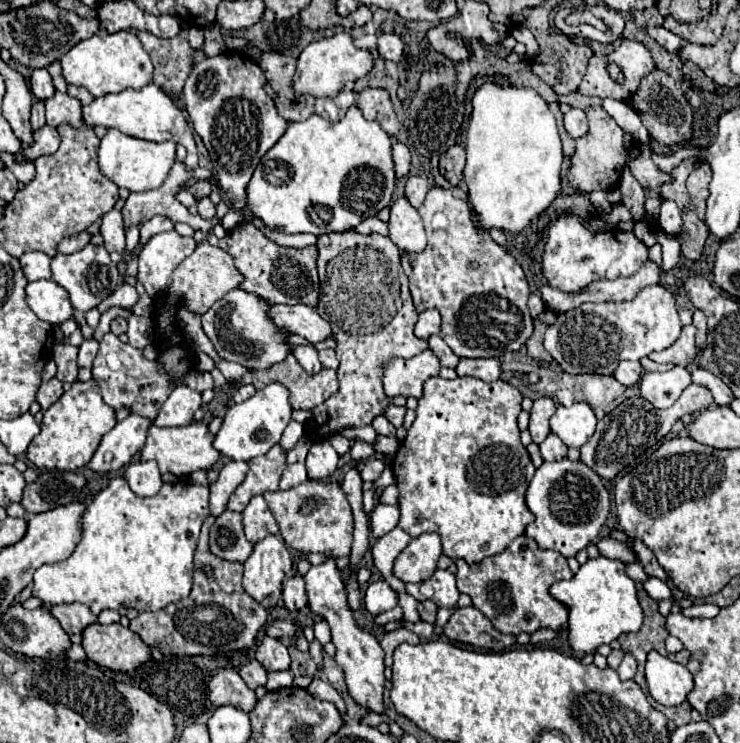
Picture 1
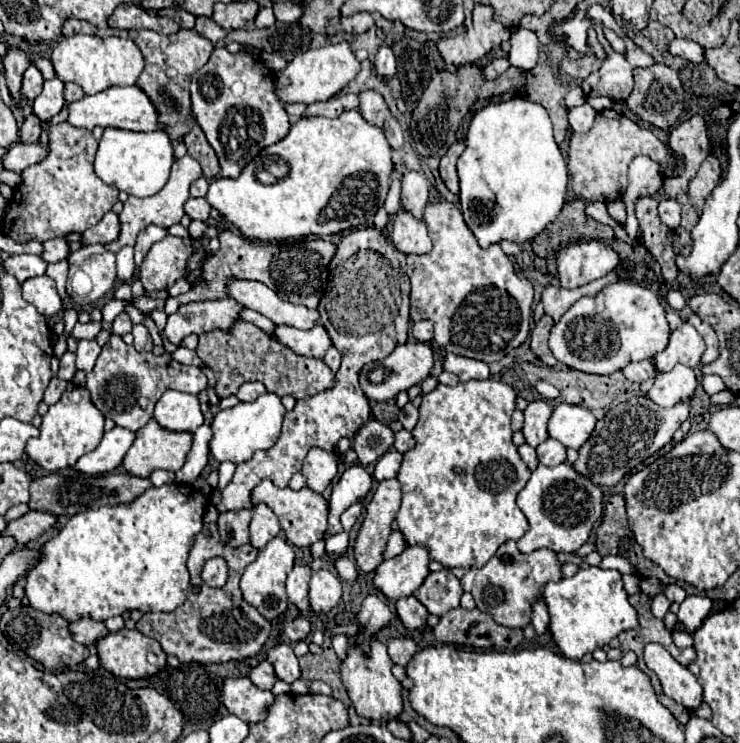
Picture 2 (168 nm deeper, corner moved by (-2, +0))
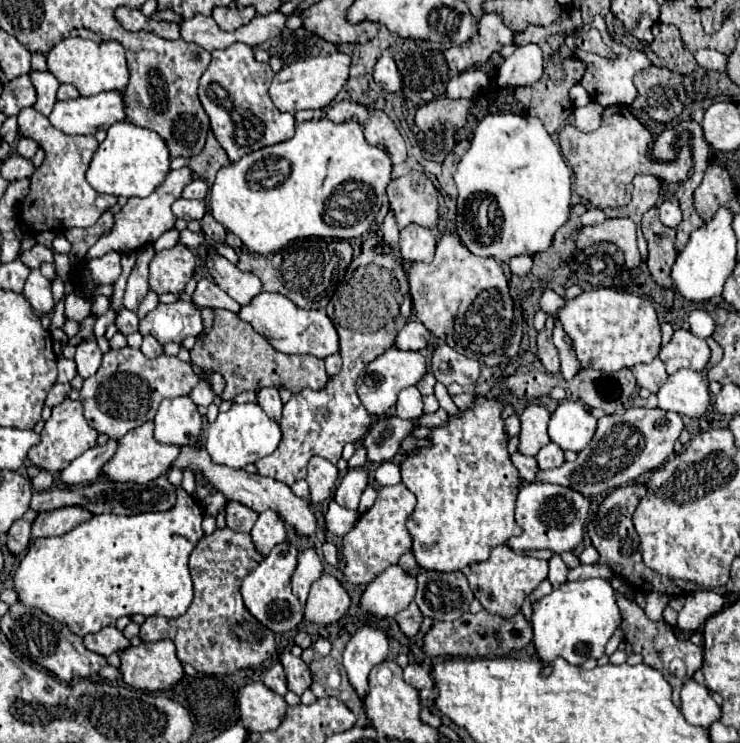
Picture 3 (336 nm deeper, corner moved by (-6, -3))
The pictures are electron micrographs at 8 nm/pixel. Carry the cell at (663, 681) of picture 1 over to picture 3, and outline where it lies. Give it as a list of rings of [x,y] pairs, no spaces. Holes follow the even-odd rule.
[[[688,679],[684,683],[680,697],[682,697],[680,709],[688,723],[710,727],[714,721],[720,721],[720,717],[722,717],[720,705],[712,699],[708,689],[698,685],[694,679]]]

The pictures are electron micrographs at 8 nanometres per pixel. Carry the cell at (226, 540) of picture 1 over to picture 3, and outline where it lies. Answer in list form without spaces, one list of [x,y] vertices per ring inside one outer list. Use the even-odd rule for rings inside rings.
[[[228,501],[228,505],[226,505],[226,523],[234,531],[250,533],[252,525],[256,523],[256,517],[258,517],[256,511],[252,511],[250,507],[246,507],[238,501]]]

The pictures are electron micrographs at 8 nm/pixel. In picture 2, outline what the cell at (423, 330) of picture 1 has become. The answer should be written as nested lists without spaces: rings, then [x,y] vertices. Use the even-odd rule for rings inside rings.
[[[420,320],[412,324],[412,336],[420,342],[432,342],[434,336],[434,322],[432,320]]]

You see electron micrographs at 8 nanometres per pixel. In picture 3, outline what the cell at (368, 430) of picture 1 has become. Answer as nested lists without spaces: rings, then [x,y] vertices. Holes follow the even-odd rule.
[[[398,417],[380,419],[376,425],[372,425],[372,429],[362,441],[364,447],[368,449],[368,461],[374,463],[390,461],[398,453],[400,443],[416,427],[418,427],[418,419],[398,419]]]

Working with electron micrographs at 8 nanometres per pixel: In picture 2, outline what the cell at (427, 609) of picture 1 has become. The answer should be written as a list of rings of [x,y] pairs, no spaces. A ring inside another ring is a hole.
[[[414,596],[400,598],[396,602],[396,610],[398,610],[398,616],[408,630],[416,630],[416,628],[426,626],[426,620],[430,616],[426,606],[422,602],[418,602]]]

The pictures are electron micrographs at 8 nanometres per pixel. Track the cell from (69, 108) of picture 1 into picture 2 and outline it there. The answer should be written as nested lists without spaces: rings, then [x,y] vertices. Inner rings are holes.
[[[58,78],[46,80],[42,94],[34,100],[34,112],[40,120],[48,122],[64,106],[64,82]]]

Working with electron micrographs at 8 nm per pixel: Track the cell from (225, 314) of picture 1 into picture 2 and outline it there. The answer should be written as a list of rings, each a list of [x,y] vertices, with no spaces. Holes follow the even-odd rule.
[[[230,296],[212,302],[210,300],[190,302],[186,306],[180,306],[176,314],[168,316],[164,338],[180,346],[180,342],[194,332],[210,332],[210,330],[228,332],[240,320],[242,310],[244,306]]]

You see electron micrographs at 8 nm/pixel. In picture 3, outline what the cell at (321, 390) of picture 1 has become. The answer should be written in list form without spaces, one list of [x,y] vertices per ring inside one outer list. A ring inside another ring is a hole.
[[[216,309],[214,327],[204,337],[198,339],[196,345],[190,351],[192,363],[212,369],[220,373],[226,379],[226,389],[222,393],[222,399],[230,401],[242,391],[258,391],[262,387],[278,387],[284,385],[292,393],[298,393],[300,389],[322,389],[328,381],[324,361],[312,355],[286,355],[276,351],[264,337],[260,337],[248,323],[240,321],[236,313],[226,309]]]

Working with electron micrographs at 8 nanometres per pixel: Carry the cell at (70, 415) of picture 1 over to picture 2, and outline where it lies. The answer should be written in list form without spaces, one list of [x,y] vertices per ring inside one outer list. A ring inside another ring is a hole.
[[[74,388],[66,390],[62,398],[50,406],[46,416],[42,418],[40,436],[36,440],[30,440],[26,446],[26,454],[38,462],[48,472],[58,472],[62,468],[74,466],[80,456],[86,452],[92,452],[104,436],[104,414],[94,406],[90,400],[90,392],[86,388]]]

